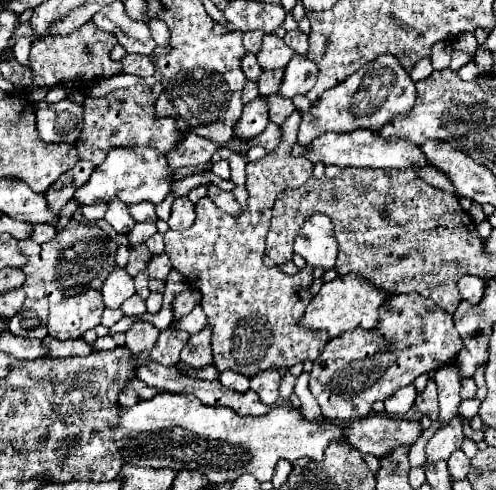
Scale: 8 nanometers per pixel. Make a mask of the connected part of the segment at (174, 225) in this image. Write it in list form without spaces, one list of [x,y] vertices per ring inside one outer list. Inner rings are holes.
[[[182,196],[182,198],[176,198],[172,202],[172,214],[170,214],[170,220],[168,220],[168,226],[172,230],[186,230],[194,224],[196,220],[196,212],[194,212],[194,204]]]

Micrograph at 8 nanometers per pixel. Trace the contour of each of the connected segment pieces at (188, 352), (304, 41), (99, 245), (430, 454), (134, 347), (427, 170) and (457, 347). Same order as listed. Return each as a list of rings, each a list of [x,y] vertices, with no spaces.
[[[204,326],[198,334],[190,336],[190,340],[186,342],[186,346],[182,348],[180,362],[186,364],[186,366],[194,366],[194,368],[202,368],[202,366],[210,364],[212,362],[210,334],[212,334],[212,328]]]
[[[290,30],[284,36],[284,42],[298,54],[306,54],[308,52],[308,34],[304,34],[302,30]]]
[[[70,220],[62,232],[56,234],[56,238],[48,244],[42,244],[42,252],[22,268],[26,272],[26,282],[24,282],[24,292],[28,298],[44,298],[44,288],[50,282],[60,282],[64,288],[70,288],[72,294],[84,292],[84,290],[100,290],[108,274],[112,274],[118,264],[116,264],[116,250],[118,242],[108,236],[98,226],[86,226],[78,220]]]
[[[454,416],[444,428],[440,428],[434,438],[426,446],[426,462],[446,460],[454,450],[462,446],[464,432],[462,432],[462,418]]]
[[[136,322],[128,332],[126,332],[126,348],[130,352],[140,354],[146,350],[152,350],[158,340],[158,330],[150,322]]]
[[[415,167],[416,174],[427,183],[440,188],[444,192],[456,194],[454,186],[448,178],[434,167]]]
[[[394,294],[382,304],[380,324],[376,330],[350,330],[326,344],[322,356],[312,366],[310,390],[328,420],[358,420],[370,414],[376,400],[386,400],[396,390],[408,386],[416,376],[438,370],[442,364],[452,362],[462,350],[462,338],[452,322],[452,314],[444,312],[434,300],[422,294]]]

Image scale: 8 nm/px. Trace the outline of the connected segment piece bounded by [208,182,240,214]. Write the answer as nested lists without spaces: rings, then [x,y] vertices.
[[[208,184],[208,198],[214,200],[214,204],[222,210],[226,210],[228,214],[240,214],[240,206],[234,198],[232,192],[226,192],[226,190],[220,190],[216,184]]]

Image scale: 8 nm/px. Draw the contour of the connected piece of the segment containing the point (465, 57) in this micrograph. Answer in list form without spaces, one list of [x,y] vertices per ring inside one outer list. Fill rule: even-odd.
[[[454,50],[450,70],[458,72],[458,70],[460,70],[464,64],[468,64],[468,62],[472,62],[472,60],[474,60],[474,54],[468,54],[468,52],[462,52],[462,50]]]

